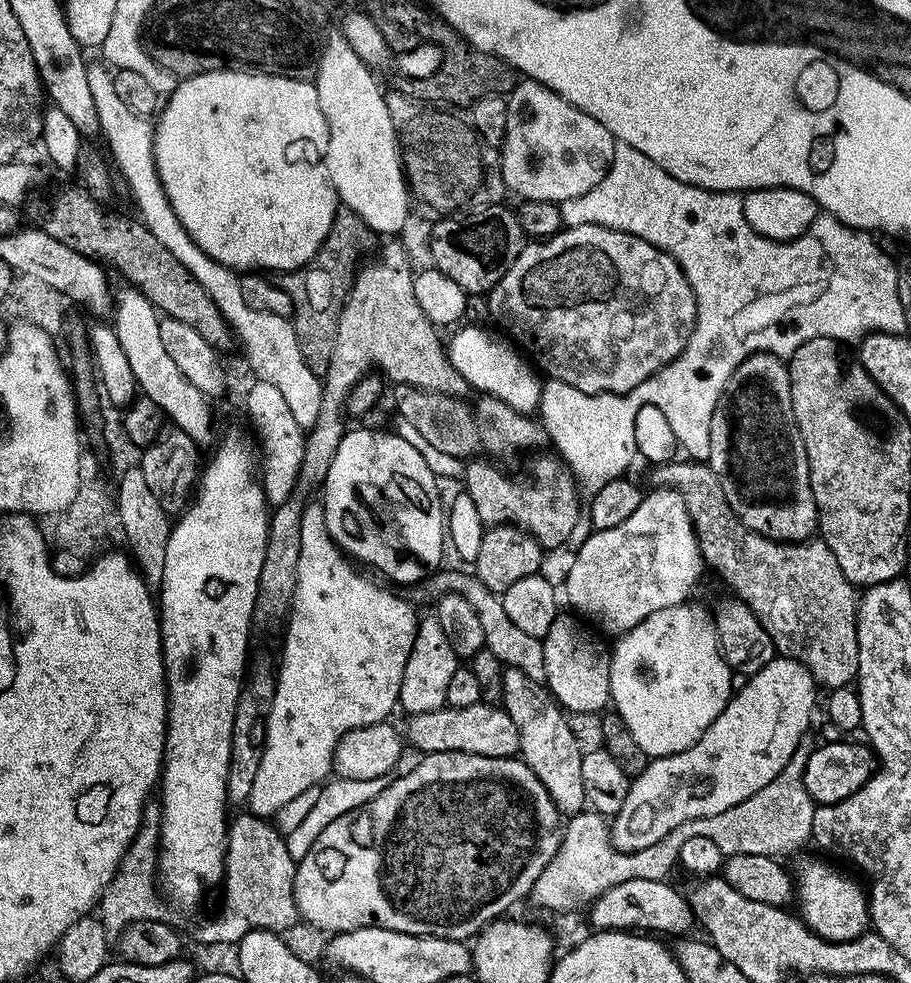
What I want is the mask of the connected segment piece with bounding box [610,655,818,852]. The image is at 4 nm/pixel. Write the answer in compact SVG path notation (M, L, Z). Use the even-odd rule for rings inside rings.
M777 655L775 660L762 666L762 670L758 670L752 676L747 677L743 683L741 688L739 685L735 689L732 699L724 707L722 714L718 714L718 718L714 718L714 722L702 734L702 738L698 738L698 742L694 742L694 746L690 746L673 756L649 759L646 770L642 770L642 774L631 781L626 800L610 824L613 847L622 852L630 852L637 848L651 846L669 834L674 826L679 826L682 822L689 822L690 819L706 818L710 815L719 814L722 810L728 810L730 806L738 806L738 802L746 802L746 798L750 798L750 794L758 794L758 790L762 790L762 786L766 786L766 782L774 782L774 778L778 778L782 766L786 766L786 762L790 762L798 742L806 735L809 731L808 727L812 724L812 711L816 708L816 692L818 693L816 679L810 674L810 670L806 670L806 666L802 666L796 660L790 660L786 656Z

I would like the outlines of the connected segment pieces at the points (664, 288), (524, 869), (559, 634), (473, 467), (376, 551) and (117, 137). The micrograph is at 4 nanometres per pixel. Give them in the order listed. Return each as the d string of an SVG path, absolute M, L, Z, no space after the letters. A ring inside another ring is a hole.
M597 224L578 226L574 229L573 236L576 237L573 240L567 234L569 235L567 231L561 230L548 240L537 240L527 243L522 251L519 252L519 257L506 270L506 274L502 274L502 278L493 286L492 291L487 293L488 312L505 328L503 331L527 353L531 363L545 377L561 380L568 386L574 386L575 390L584 391L590 395L600 395L603 392L622 395L634 389L639 383L646 382L651 376L655 376L671 360L678 358L682 354L683 348L691 336L691 331L694 330L696 325L696 299L694 298L694 292L684 272L680 269L680 264L669 252L663 252L660 248L655 248L650 242L646 242L634 234L623 232L622 230L614 230L606 226L598 226Z
M430 752L423 757L420 765L413 767L412 780L420 784L416 796L408 800L408 808L404 808L404 820L400 820L400 828L396 828L396 836L400 836L400 844L392 848L392 860L400 860L400 904L408 908L408 912L416 912L416 916L424 916L424 920L432 920L436 928L440 928L440 936L447 940L463 940L475 937L485 925L491 924L497 918L503 917L507 908L512 908L520 899L529 895L538 876L560 848L562 835L562 814L556 808L556 803L550 798L546 786L538 782L534 770L516 756L506 758L486 758L482 754L469 752Z
M564 612L559 613L551 623L550 630L542 638L545 660L544 680L553 699L567 711L599 713L611 701L609 690L611 655L600 643L581 634L579 628L575 626L577 617L572 616Z
M540 456L533 462L532 472L536 477L525 484L520 480L511 480L496 465L499 463L491 459L472 458L465 463L462 488L474 506L478 506L478 518L482 518L484 525L512 524L523 532L529 532L545 550L567 545L574 524L582 518L582 497L571 469L562 459L552 456Z
M356 428L345 431L336 452L331 453L328 464L328 473L324 476L324 500L322 507L324 509L324 521L326 530L336 547L344 554L347 554L353 561L361 560L364 564L369 564L372 568L377 568L384 576L389 576L396 584L416 584L419 580L427 581L433 573L441 567L440 559L446 552L446 508L440 505L440 492L436 489L438 479L430 472L426 462L422 460L421 454L418 454L414 447L404 442L400 436L392 430L387 432L371 432L368 428Z
M96 60L96 63L87 65L87 76L94 106L96 106L101 137L104 138L113 160L120 168L134 200L135 209L169 208L169 200L157 176L153 158L153 123L147 117L134 114L122 98L113 91L111 71L101 61Z

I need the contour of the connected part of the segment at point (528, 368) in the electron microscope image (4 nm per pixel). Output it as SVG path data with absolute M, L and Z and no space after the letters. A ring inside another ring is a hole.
M459 328L455 329L457 332L453 334L452 341L447 341L446 351L454 370L462 376L469 389L477 388L477 393L493 396L516 412L535 413L540 404L542 387L537 369L503 335L495 336L484 328Z

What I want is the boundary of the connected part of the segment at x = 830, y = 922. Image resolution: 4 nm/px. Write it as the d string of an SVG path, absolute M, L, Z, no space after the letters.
M800 860L794 867L794 900L797 905L800 903L798 916L820 940L856 939L870 928L868 896L861 885L859 888L824 860Z

